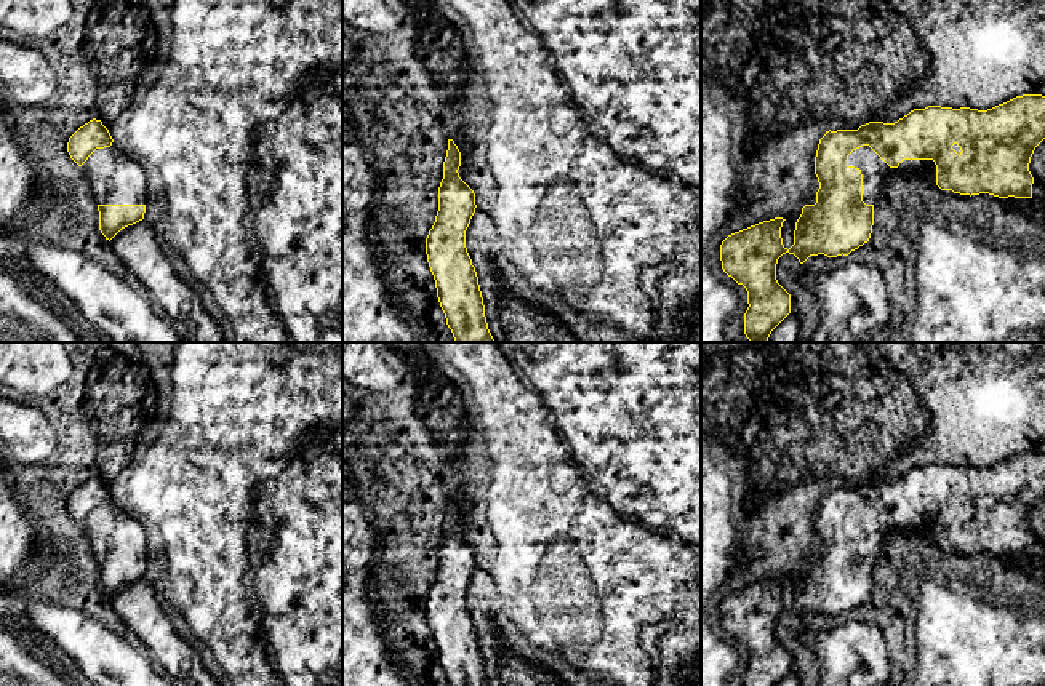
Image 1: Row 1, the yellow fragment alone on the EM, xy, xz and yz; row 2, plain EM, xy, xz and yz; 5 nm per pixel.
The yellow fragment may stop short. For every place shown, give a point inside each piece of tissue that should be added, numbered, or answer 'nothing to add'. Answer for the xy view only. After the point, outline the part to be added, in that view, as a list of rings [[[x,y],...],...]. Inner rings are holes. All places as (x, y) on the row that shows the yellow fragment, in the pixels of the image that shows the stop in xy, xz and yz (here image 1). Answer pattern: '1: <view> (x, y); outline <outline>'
1: xy (116, 178); outline [[[115,142],[96,149],[80,170],[86,174],[96,205],[146,205],[144,170]]]

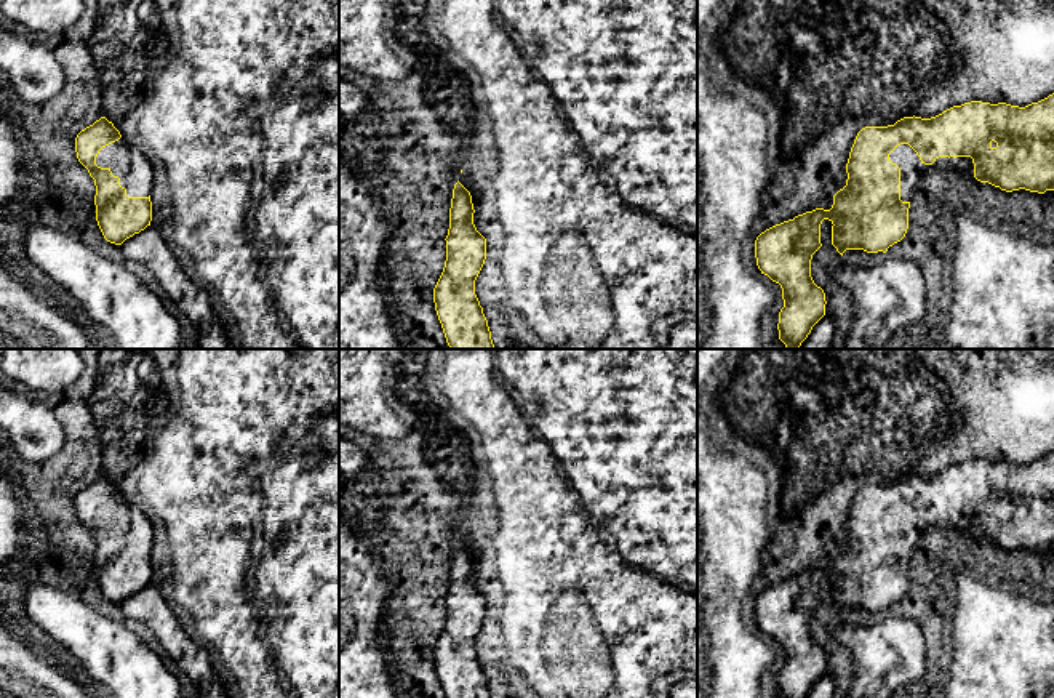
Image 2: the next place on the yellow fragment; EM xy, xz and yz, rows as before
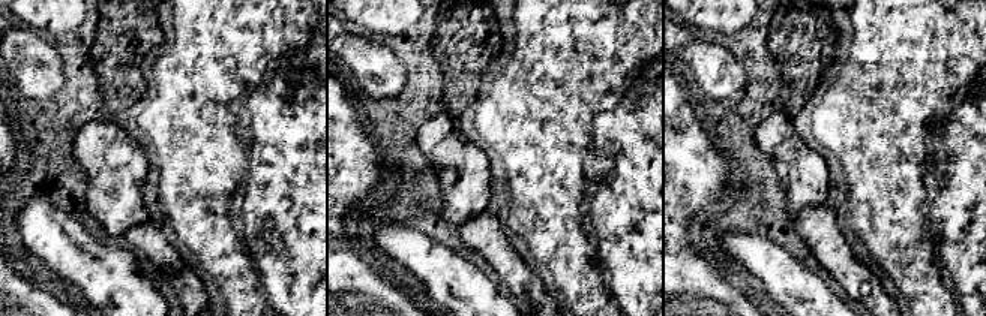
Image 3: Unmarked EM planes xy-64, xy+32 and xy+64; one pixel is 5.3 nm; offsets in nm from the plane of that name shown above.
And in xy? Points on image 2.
1: xy (125, 160); outline [[[123,136],[102,147],[96,157],[96,165],[109,168],[120,178],[120,186],[128,197],[149,197],[154,184],[154,170],[141,147],[131,144]]]

